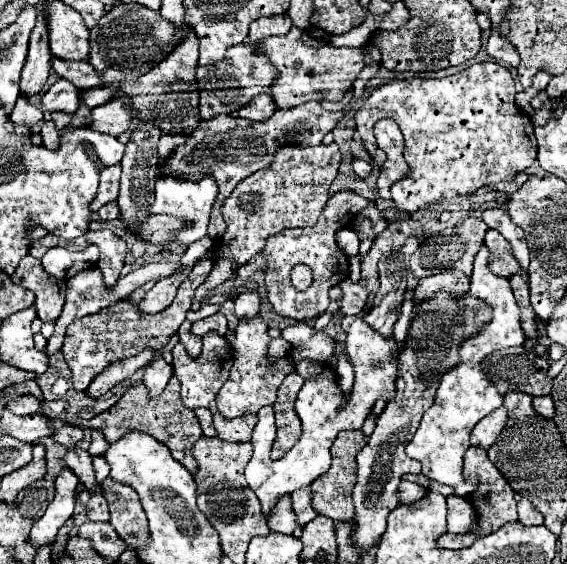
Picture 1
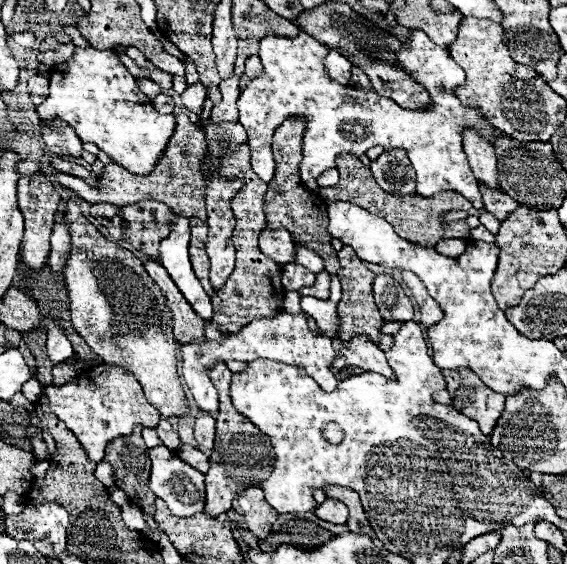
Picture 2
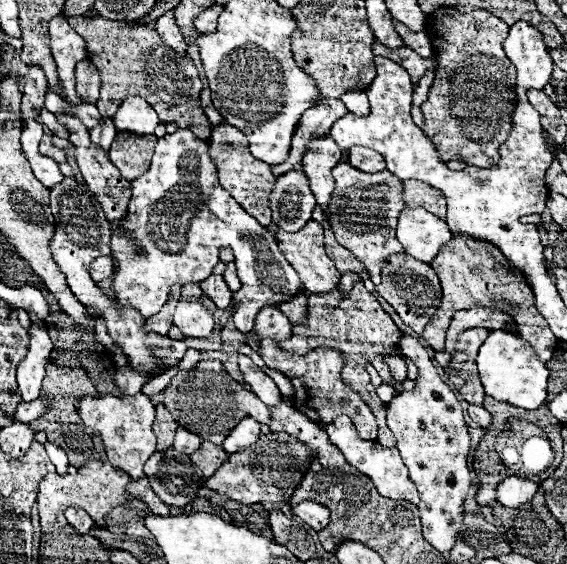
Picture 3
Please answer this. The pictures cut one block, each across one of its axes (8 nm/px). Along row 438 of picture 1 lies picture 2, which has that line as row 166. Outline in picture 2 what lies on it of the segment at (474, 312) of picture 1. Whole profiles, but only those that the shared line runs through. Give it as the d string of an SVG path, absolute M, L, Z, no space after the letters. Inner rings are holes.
M386 150L378 160L370 162L370 170L376 184L388 194L406 196L416 192L416 174L402 150Z

